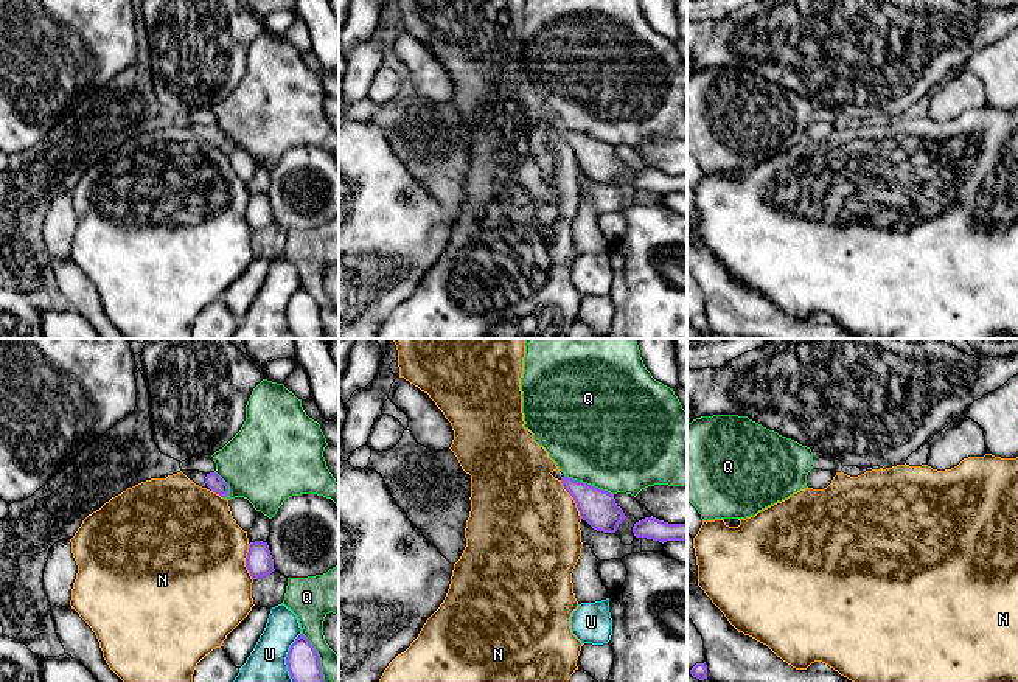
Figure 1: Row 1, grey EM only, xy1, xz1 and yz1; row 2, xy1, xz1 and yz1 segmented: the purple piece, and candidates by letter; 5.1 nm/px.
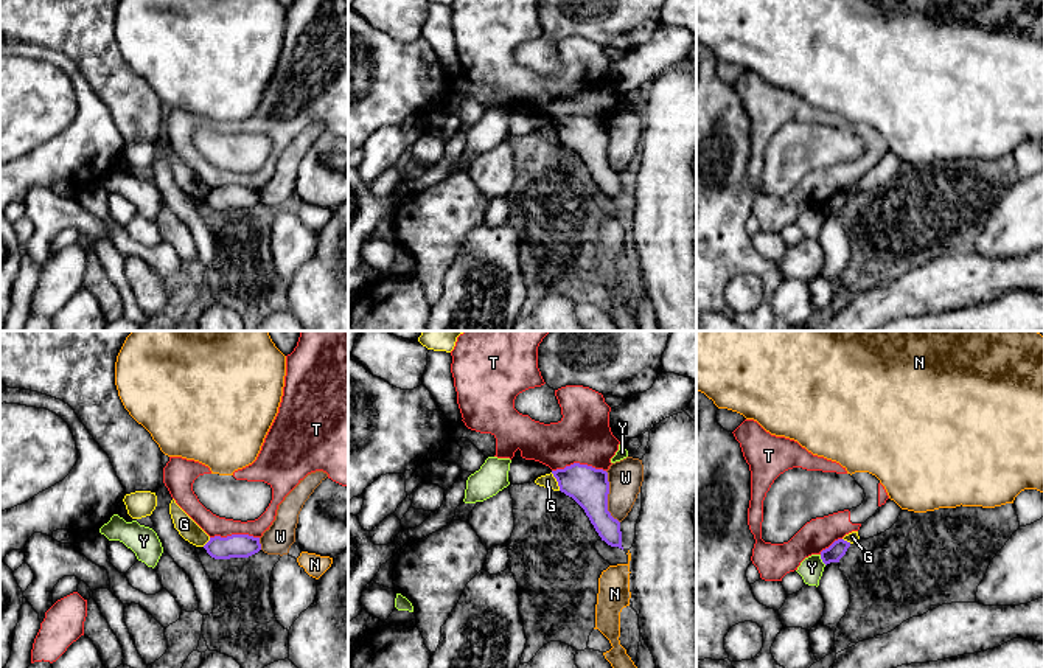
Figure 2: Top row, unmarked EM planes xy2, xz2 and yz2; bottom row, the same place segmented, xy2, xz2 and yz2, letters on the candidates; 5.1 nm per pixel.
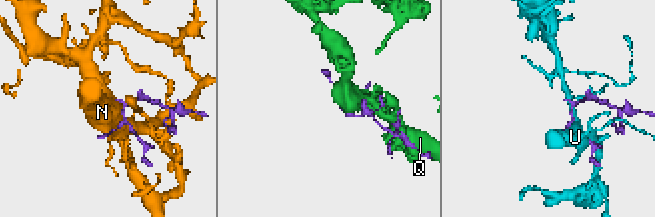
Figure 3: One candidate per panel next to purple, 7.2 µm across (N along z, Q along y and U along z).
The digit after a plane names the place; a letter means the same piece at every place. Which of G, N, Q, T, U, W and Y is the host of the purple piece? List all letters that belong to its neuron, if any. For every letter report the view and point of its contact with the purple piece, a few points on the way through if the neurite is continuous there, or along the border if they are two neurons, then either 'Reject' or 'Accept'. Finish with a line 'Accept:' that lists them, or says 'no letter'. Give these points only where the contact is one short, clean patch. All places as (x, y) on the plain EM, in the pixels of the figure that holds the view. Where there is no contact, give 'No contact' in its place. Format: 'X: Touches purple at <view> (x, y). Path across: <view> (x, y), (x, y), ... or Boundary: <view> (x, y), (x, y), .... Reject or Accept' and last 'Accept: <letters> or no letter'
G: Touches purple at xz2 (557, 132). Reject
N: Touches purple at xz1 (574, 151). Reject
Q: Touches purple at xz1 (589, 137). Reject
T: Touches purple at xz2 (579, 115). Reject
U: Touches purple at xy1 (286, 311). Reject
W: Touches purple at xz2 (606, 149). Boundary: xz2 (605, 123), (608, 163), (619, 174). Reject
Y: Touches purple at yz2 (821, 210). Reject
Accept: no letter

